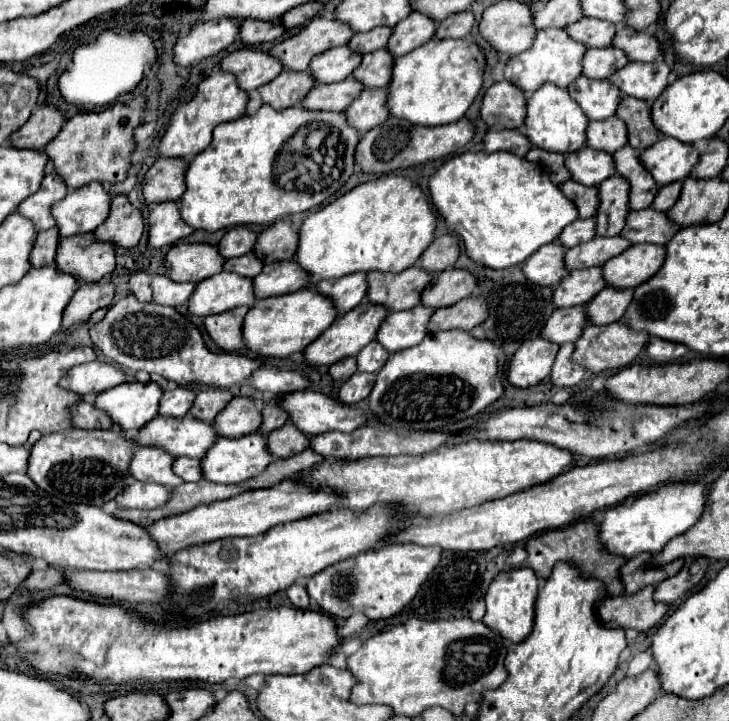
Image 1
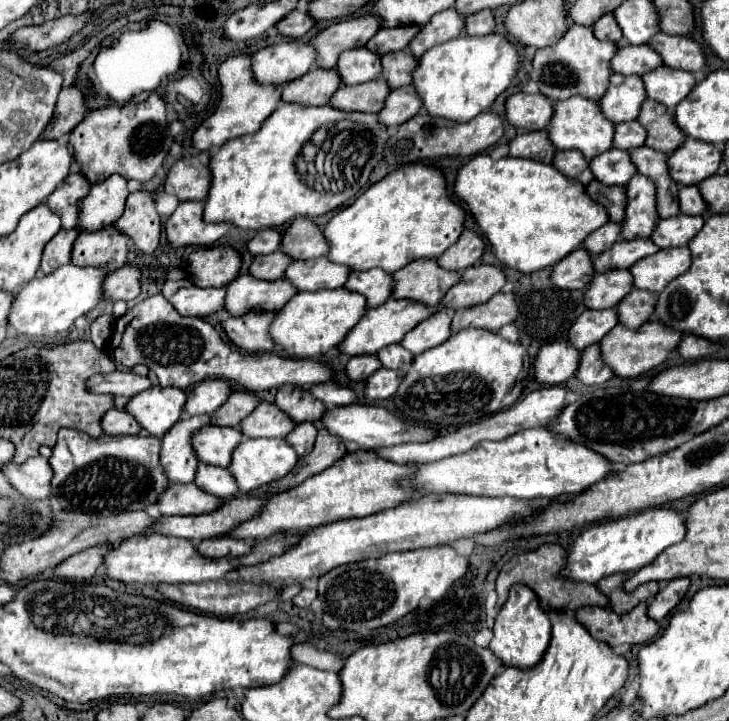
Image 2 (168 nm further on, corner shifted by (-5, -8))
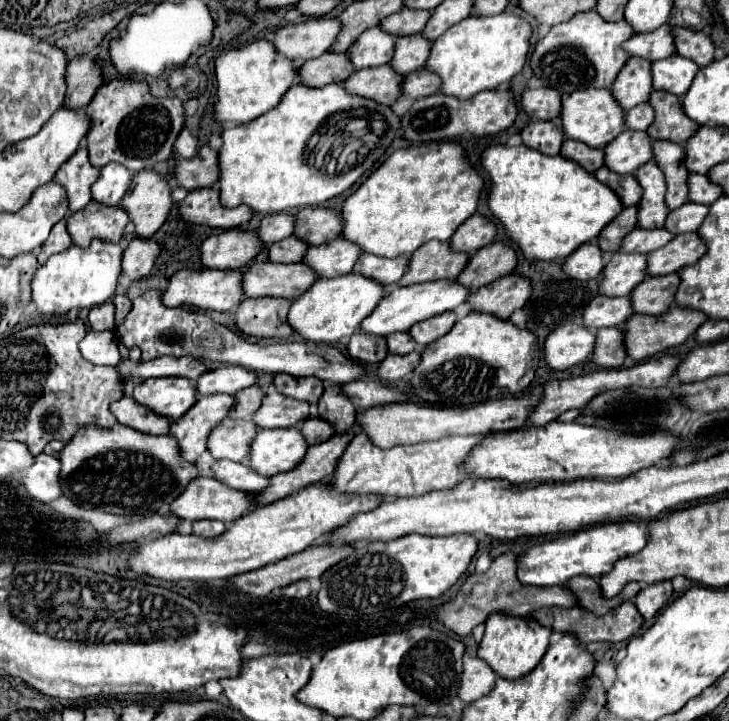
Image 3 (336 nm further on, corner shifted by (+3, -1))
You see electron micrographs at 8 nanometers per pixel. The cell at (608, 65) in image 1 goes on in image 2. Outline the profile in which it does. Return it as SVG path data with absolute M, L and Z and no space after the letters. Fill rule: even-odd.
M647 44L645 46L621 46L617 54L613 56L611 66L613 66L613 72L617 74L623 74L623 76L639 74L641 76L645 72L651 72L663 66L663 58ZM629 70L637 70L637 72L629 72Z

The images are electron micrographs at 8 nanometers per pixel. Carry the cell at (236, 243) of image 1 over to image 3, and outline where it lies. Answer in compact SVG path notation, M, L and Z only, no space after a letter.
M287 213L265 215L257 229L257 237L265 245L273 245L275 241L289 237L291 233L293 233L293 215L287 215Z

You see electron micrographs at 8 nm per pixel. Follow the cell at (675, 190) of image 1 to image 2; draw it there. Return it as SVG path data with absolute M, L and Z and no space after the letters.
M683 186L679 190L679 204L681 204L681 212L683 214L701 214L705 216L707 214L707 208L705 208L705 200L699 192L697 186Z

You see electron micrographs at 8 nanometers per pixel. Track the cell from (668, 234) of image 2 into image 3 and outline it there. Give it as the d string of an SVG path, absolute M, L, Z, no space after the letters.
M685 203L679 209L671 211L667 221L665 221L665 229L673 235L679 233L691 233L697 231L699 225L703 223L705 215L707 215L707 205L699 205L699 203Z

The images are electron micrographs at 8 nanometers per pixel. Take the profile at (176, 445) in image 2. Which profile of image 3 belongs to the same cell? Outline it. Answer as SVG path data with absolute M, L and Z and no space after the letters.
M205 395L199 397L197 403L185 415L173 421L173 429L169 435L177 441L179 453L181 457L185 457L185 461L195 463L201 453L208 451L205 447L207 435L227 415L231 405L231 395Z

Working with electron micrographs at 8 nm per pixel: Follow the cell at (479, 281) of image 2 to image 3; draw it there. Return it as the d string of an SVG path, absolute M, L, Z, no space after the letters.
M503 243L487 245L469 257L465 269L457 277L457 283L467 289L479 289L503 275L509 275L515 263L517 257L513 247Z

